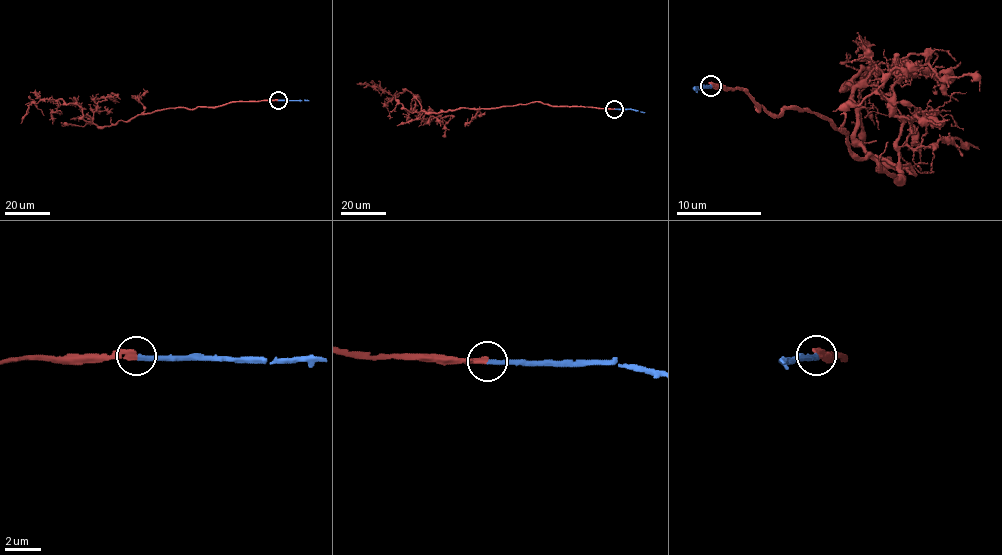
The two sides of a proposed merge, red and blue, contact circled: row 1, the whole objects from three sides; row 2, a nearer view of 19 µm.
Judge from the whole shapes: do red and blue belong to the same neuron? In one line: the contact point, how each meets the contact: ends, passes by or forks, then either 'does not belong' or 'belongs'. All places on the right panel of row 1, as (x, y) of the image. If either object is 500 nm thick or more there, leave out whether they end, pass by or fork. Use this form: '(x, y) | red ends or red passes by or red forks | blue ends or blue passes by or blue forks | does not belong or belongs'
(711, 85) | red ends | blue ends | belongs

